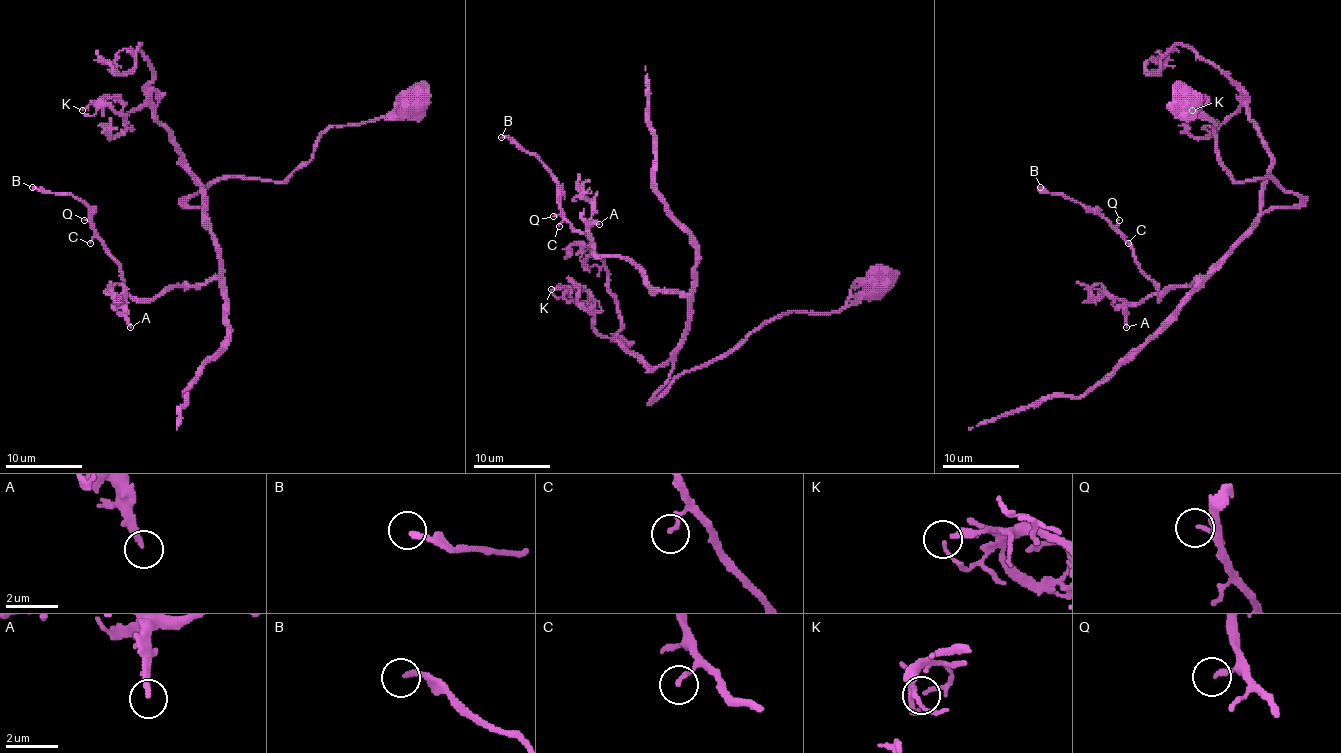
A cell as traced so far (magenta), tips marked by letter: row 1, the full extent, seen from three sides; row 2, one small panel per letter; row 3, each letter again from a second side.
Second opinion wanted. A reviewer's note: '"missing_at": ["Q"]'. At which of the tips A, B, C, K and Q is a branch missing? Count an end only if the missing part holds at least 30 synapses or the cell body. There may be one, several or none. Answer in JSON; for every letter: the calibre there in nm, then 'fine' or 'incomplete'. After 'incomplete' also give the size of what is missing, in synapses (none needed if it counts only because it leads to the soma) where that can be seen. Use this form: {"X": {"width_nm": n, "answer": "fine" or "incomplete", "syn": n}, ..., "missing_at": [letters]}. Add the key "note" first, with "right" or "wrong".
{"note": "wrong", "A": {"width_nm": 200, "answer": "fine"}, "B": {"width_nm": 200, "answer": "fine"}, "C": {"width_nm": 150, "answer": "fine"}, "K": {"width_nm": 110, "answer": "fine"}, "Q": {"width_nm": 140, "answer": "fine"}, "missing_at": []}

